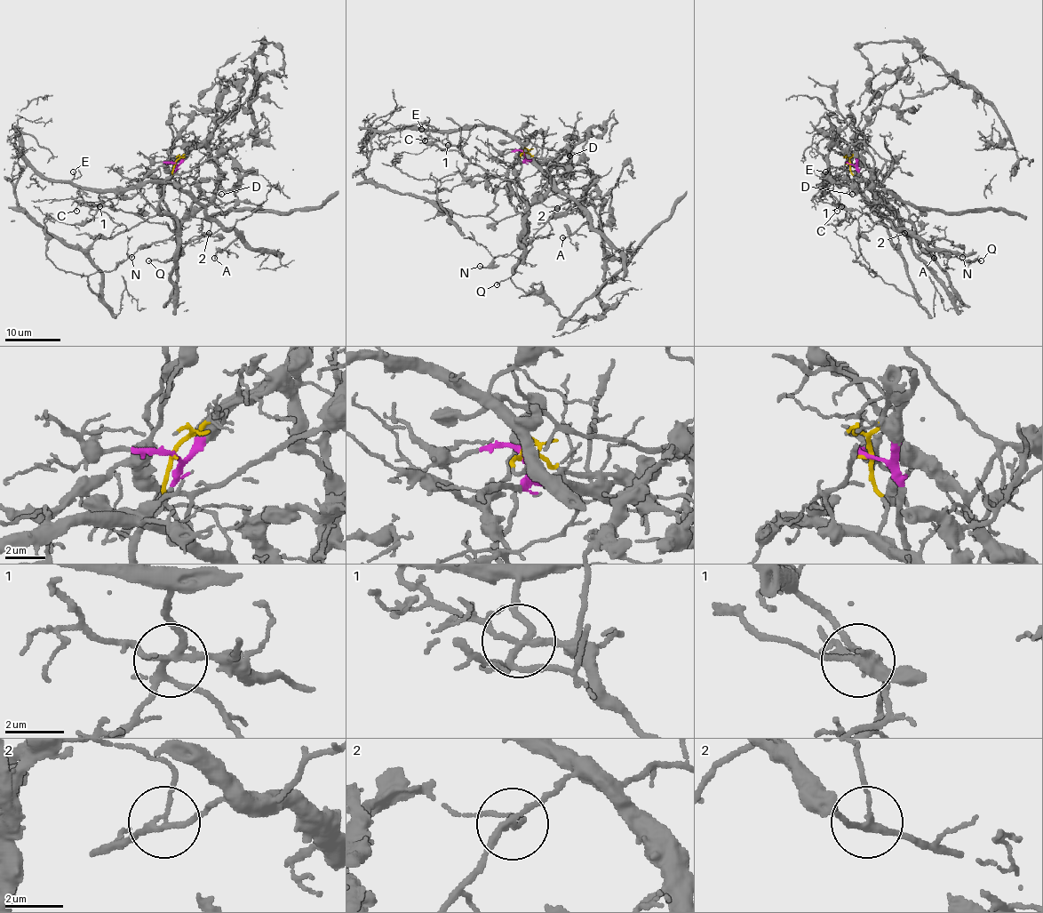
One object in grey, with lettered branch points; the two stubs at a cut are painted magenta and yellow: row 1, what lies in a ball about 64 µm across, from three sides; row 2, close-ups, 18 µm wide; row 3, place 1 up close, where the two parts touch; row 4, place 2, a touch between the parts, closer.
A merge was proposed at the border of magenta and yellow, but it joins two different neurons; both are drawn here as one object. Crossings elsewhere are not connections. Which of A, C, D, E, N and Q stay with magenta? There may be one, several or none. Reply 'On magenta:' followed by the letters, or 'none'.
On magenta: C, D, N

